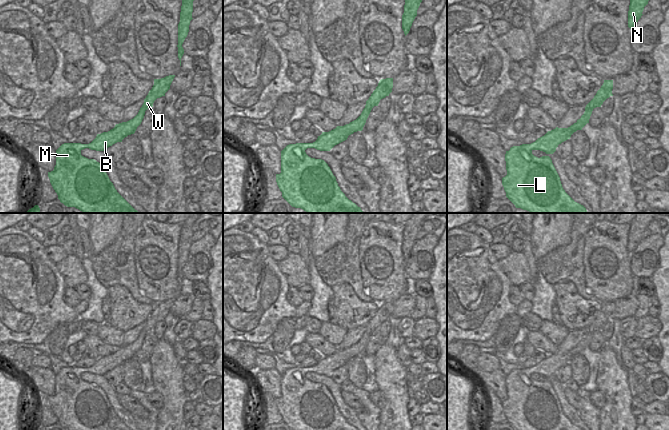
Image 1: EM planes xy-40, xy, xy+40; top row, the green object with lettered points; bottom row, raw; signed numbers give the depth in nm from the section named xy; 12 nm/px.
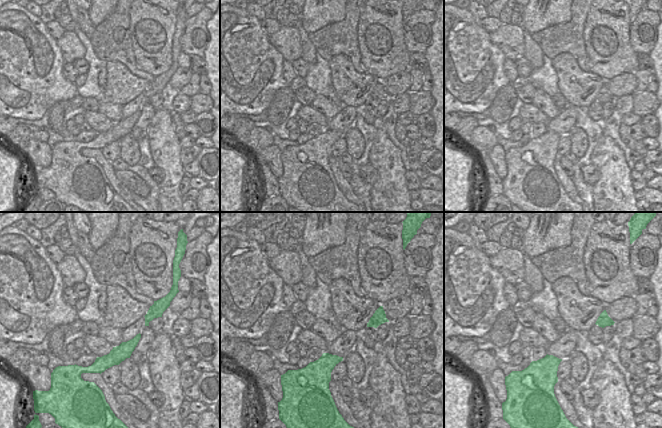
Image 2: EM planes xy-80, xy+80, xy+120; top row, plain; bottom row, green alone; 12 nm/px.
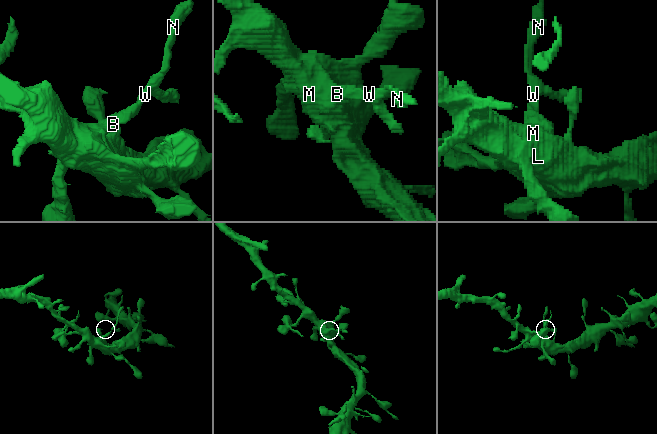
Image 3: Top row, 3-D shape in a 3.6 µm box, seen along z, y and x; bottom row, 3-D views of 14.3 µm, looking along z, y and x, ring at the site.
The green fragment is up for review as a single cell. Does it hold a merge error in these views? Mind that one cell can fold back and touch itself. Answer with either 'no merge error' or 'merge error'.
no merge error

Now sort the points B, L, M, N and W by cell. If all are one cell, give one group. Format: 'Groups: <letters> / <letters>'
Groups: B L M N W.

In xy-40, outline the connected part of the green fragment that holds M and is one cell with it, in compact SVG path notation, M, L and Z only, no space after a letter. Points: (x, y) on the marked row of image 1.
M169 75L154 79L152 89L133 119L116 124L108 132L97 134L89 144L64 143L56 150L56 165L53 171L48 172L48 177L61 203L83 213L139 213L117 192L103 165L82 156L81 151L85 148L105 151L134 134L145 111L153 107L157 98L165 96L174 77Z

